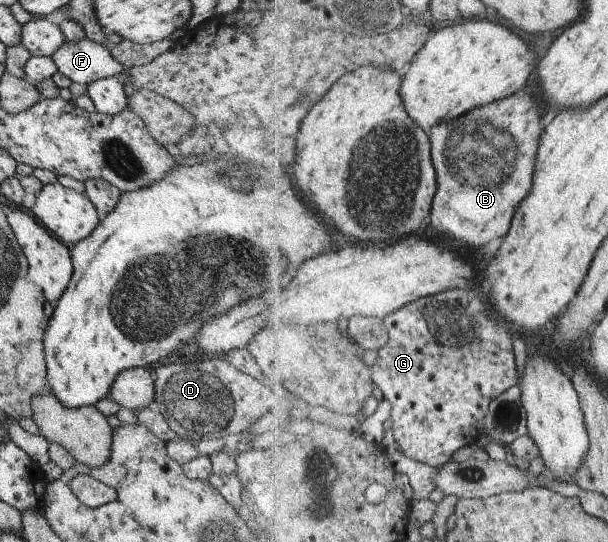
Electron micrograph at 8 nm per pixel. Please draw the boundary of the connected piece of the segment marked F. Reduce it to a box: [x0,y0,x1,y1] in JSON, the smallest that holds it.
[50,37,123,85]

